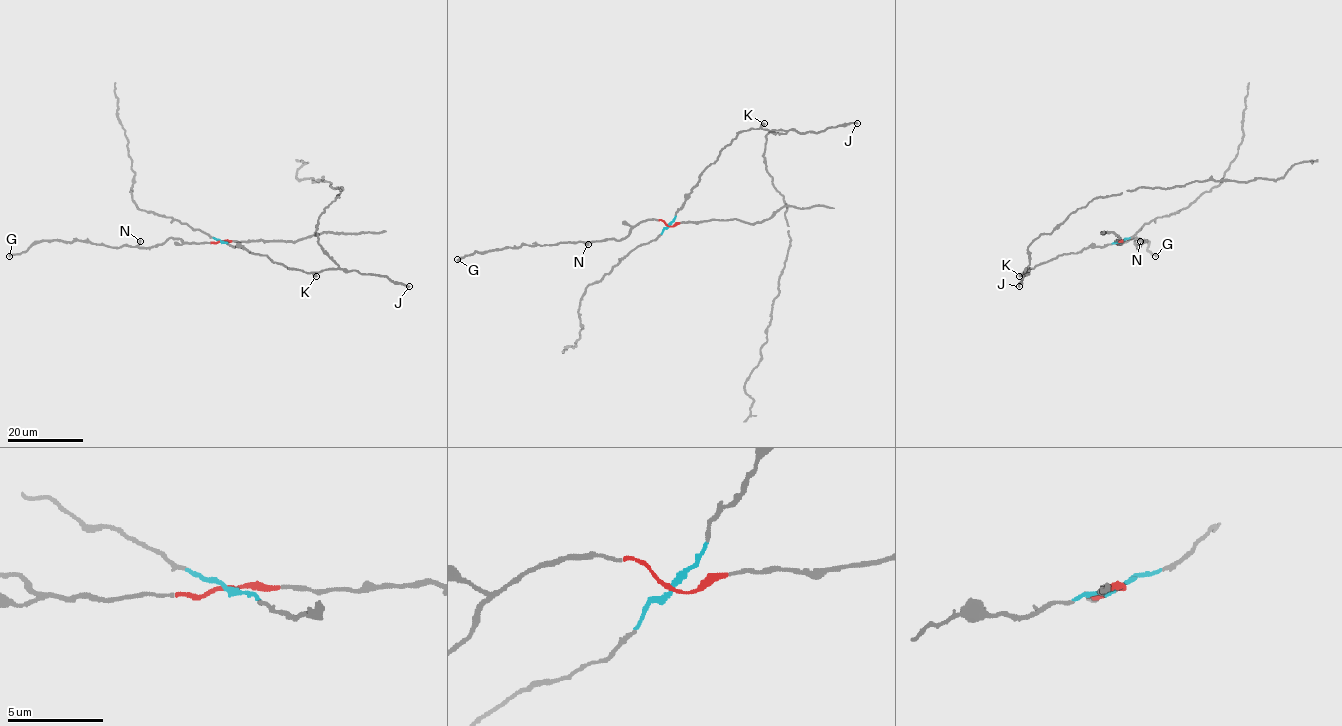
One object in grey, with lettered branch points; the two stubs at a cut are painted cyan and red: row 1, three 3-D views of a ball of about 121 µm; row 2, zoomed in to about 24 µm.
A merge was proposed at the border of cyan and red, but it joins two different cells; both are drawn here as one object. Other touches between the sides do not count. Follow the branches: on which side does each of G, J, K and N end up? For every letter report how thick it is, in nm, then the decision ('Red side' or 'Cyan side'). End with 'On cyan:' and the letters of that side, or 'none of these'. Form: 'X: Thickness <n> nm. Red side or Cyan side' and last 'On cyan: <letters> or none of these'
G: Thickness 200 nm. Red side
J: Thickness 180 nm. Cyan side
K: Thickness 360 nm. Cyan side
N: Thickness 280 nm. Red side
On cyan: J, K

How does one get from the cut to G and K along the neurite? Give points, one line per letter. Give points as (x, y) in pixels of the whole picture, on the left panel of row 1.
G: (221, 241), (185, 243), (180, 238), (168, 237), (161, 244), (148, 248), (40, 240), (9, 256)
K: (221, 241), (316, 276)

